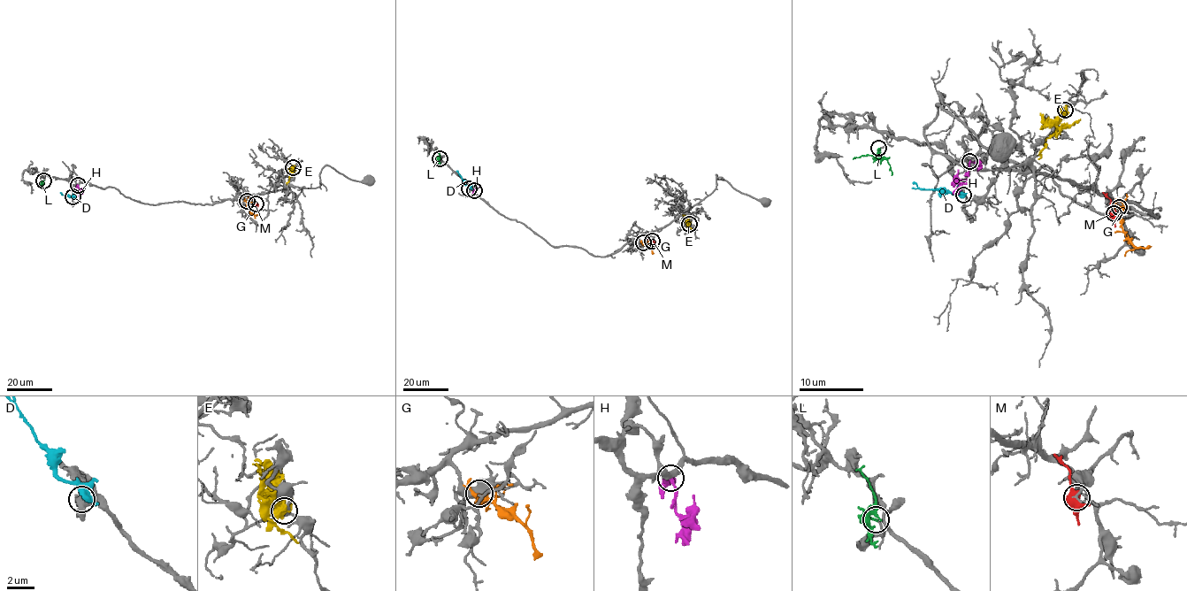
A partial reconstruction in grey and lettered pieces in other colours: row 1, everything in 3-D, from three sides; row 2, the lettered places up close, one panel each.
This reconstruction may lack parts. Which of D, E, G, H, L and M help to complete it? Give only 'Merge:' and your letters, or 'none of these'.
Merge: L

